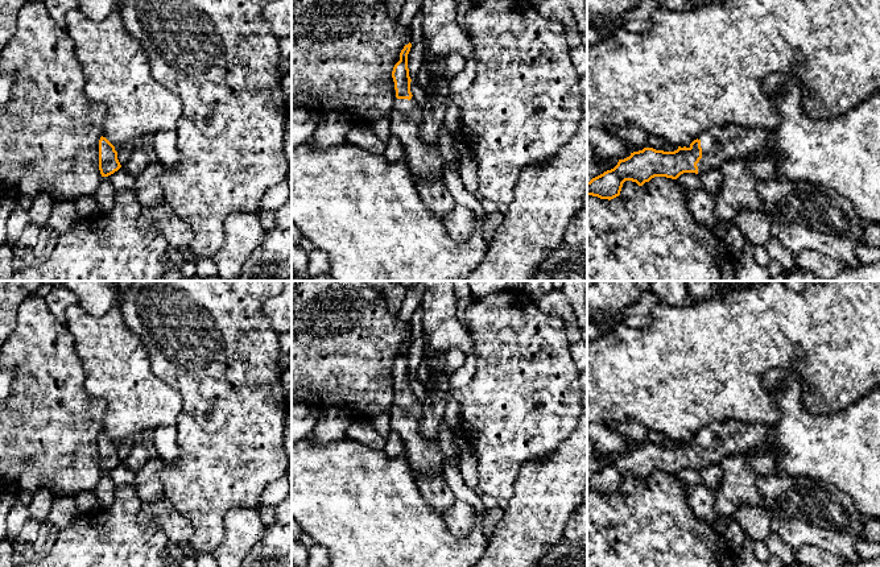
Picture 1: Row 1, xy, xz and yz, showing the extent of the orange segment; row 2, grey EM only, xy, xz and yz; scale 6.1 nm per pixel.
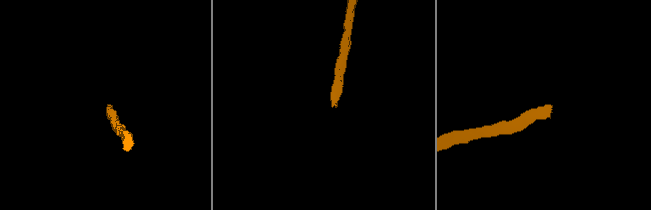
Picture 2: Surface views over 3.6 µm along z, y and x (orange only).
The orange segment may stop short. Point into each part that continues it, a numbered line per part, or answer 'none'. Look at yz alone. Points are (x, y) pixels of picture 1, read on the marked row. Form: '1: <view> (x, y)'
1: yz (719, 144)

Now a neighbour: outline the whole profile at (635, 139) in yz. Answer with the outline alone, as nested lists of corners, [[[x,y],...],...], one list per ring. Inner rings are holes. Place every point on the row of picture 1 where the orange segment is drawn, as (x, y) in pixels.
[[[629,125],[617,129],[607,128],[606,131],[611,133],[613,137],[620,138],[632,153],[646,148],[646,140],[649,134],[641,128]]]

